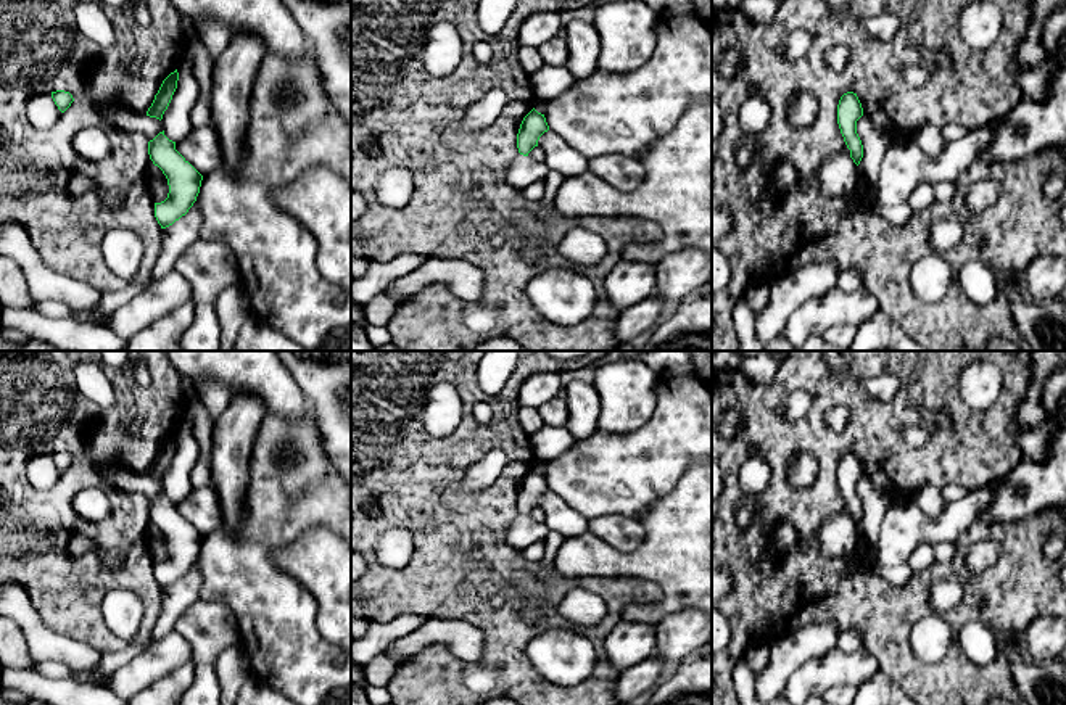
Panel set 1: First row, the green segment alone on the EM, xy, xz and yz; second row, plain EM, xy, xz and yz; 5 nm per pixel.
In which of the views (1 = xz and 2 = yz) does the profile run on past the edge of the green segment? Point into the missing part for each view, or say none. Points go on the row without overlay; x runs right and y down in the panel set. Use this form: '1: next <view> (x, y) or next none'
1: next xz (525, 531)
2: next none

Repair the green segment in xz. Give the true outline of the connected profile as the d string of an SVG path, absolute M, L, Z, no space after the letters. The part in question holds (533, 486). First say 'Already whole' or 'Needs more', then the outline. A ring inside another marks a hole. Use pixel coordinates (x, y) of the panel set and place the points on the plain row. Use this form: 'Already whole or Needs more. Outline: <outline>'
Needs more. Outline: M535 468L523 478L517 494L520 517L507 531L507 544L510 547L522 550L533 542L544 541L549 534L549 528L544 523L536 523L528 517L528 513L538 507L539 497L547 491L549 486L544 475L538 473Z

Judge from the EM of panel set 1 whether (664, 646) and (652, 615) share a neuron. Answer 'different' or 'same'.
different

